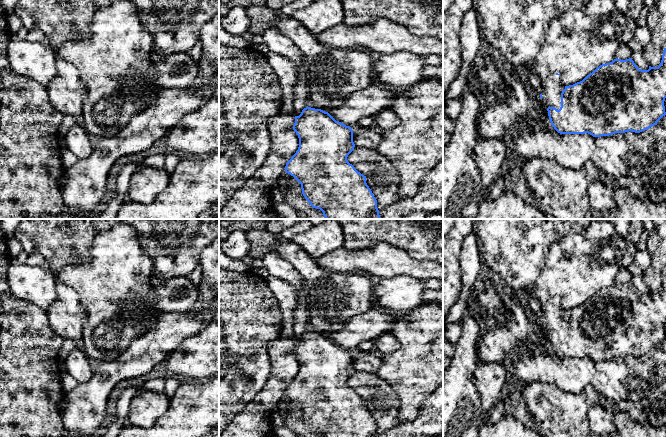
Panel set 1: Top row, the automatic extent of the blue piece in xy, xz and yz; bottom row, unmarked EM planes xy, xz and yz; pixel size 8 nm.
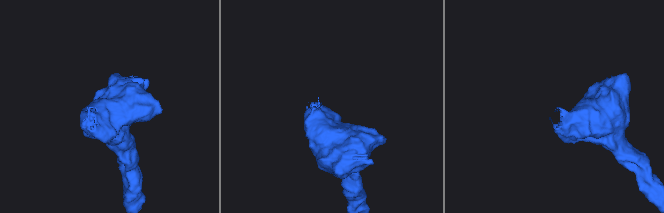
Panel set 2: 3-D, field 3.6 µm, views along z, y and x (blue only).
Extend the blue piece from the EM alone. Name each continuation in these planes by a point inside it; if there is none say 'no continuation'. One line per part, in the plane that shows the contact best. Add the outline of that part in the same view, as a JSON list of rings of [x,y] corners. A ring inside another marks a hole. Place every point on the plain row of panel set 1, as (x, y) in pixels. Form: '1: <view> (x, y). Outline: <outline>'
1: yz (516, 250). Outline: [[[473,219],[481,239],[481,258],[507,289],[522,291],[528,302],[533,321],[542,319],[548,331],[561,331],[561,317],[565,313],[561,300],[551,298],[542,305],[534,295],[534,285],[546,263],[550,245],[571,232],[584,234],[592,222],[611,219]]]

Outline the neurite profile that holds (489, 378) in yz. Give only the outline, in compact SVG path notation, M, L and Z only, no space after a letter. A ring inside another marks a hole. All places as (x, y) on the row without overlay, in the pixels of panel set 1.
M481 363L478 365L473 383L480 395L481 406L489 414L504 393L508 370L501 363Z

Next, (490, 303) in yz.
M498 279L481 283L476 296L477 312L489 325L503 323L507 312L504 302L506 293L506 286Z

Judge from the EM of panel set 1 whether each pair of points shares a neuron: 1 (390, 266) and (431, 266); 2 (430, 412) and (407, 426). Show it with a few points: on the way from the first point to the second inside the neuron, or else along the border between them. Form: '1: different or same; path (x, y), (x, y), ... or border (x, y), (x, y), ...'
1: same; path (400, 266), (421, 266)
2: same; path (424, 418), (416, 426), (413, 426)

